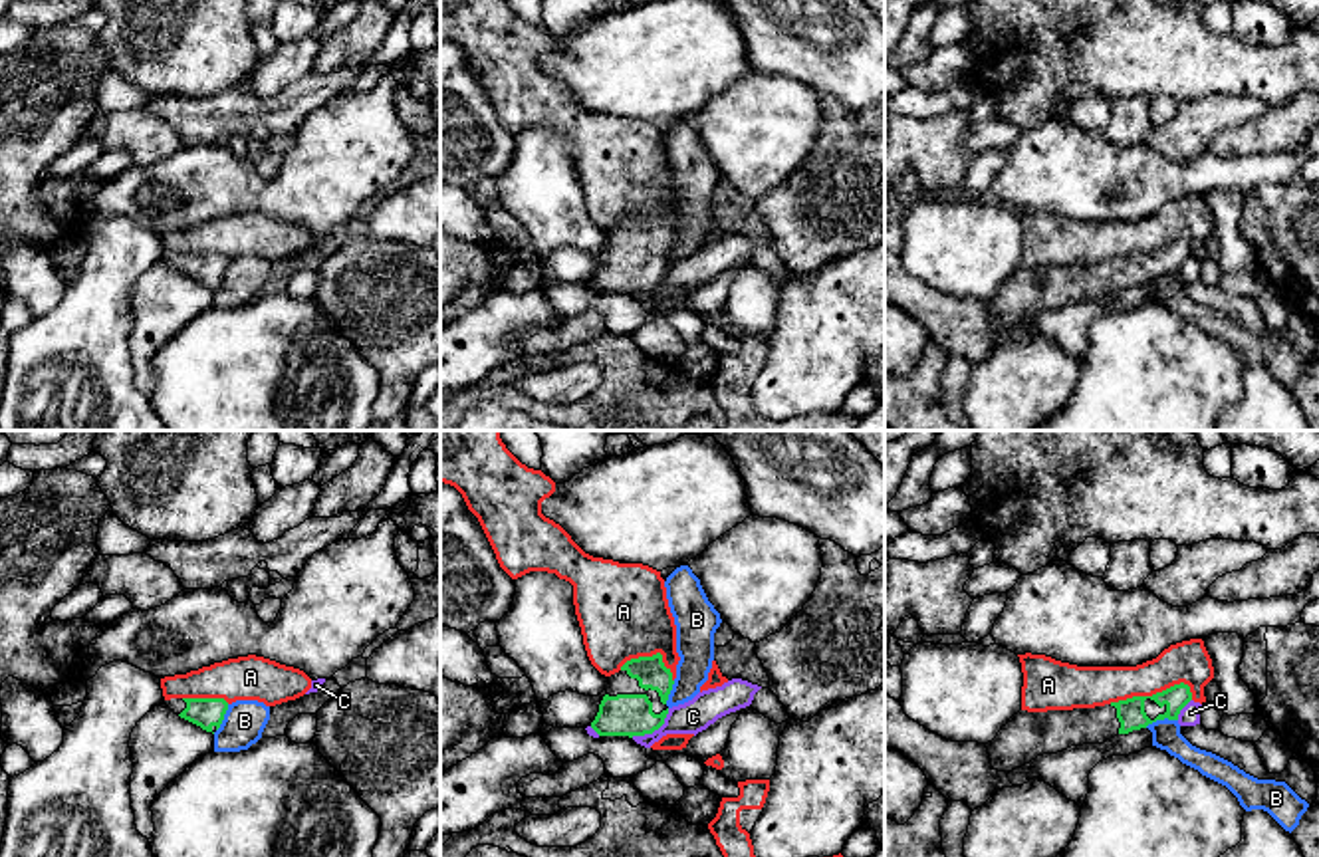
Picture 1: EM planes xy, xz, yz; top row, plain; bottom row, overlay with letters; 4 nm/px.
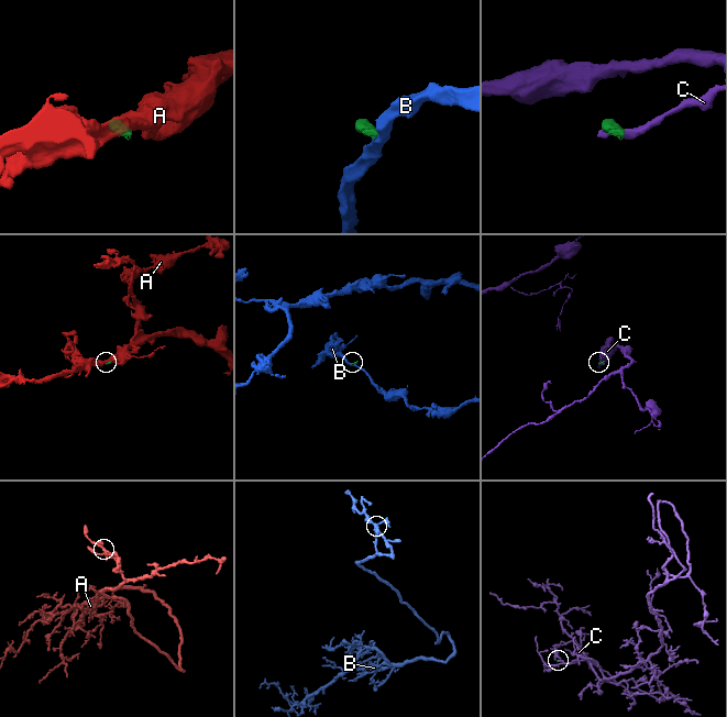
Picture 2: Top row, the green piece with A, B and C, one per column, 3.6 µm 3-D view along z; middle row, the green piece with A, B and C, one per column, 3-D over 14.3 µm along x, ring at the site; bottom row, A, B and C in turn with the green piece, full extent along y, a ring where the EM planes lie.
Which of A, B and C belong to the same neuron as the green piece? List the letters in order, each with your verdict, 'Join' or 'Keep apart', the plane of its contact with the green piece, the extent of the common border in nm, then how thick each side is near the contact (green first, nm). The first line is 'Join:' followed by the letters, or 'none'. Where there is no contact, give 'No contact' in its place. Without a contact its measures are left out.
Join: none
A: Keep apart. Touches green in yz. Shared border 340 nm. Thickness 120 nm (green) against 170 nm
B: Keep apart. Touches green in yz. Shared border 140 nm. Thickness 120 nm (green) against 110 nm
C: Keep apart. Touches green in xz. Shared border 200 nm. Thickness 180 nm (green) against 140 nm

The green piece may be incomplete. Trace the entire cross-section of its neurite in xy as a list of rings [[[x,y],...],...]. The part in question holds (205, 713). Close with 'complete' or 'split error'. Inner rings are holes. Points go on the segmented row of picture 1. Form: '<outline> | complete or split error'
[[[171,698],[165,704],[180,718],[200,726],[206,732],[216,732],[228,710],[224,698]]] | split error

